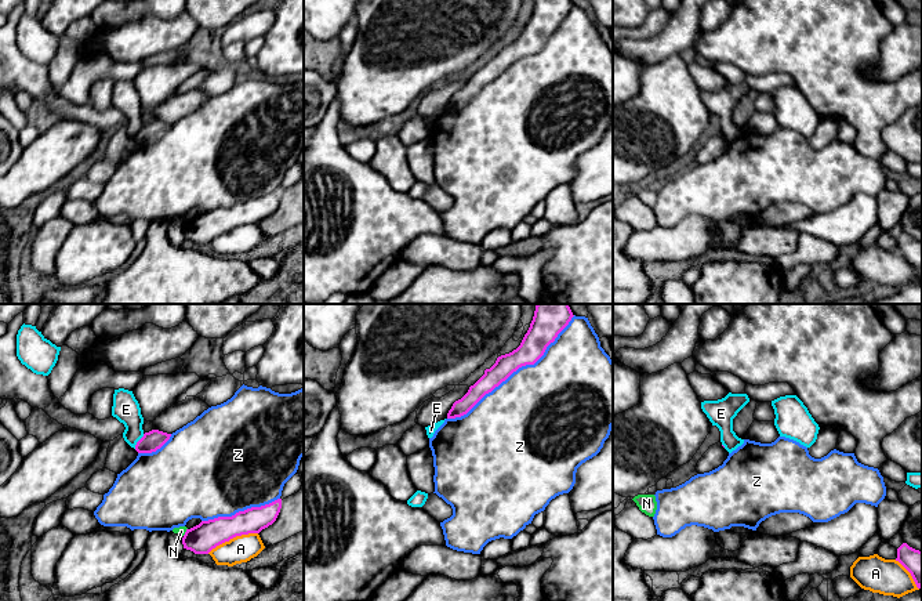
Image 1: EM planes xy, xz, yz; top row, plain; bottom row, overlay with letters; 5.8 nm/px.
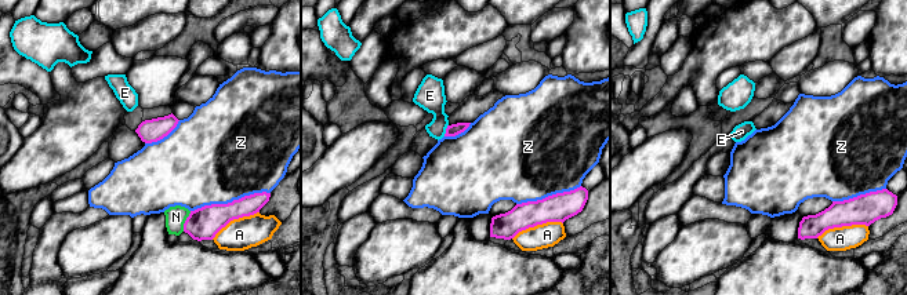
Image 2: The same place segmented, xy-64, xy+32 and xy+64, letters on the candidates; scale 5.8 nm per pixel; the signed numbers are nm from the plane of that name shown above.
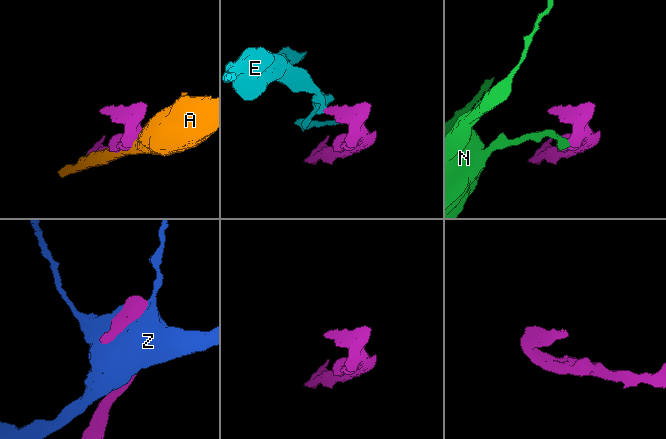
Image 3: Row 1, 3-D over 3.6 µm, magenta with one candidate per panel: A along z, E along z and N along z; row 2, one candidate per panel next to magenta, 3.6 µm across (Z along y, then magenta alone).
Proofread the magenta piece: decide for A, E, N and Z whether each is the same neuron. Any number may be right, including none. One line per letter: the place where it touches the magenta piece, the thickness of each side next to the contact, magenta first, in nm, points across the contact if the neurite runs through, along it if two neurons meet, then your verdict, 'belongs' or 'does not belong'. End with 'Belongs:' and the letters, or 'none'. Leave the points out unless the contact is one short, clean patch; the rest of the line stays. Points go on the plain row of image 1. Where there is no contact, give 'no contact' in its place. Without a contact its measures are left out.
A: contact xy (232, 228); calibres 170 and 160 nm; does not belong
E: contact xy (138, 131); calibres 120 and 160 nm; border xy (144, 125), (134, 138); does not belong
N: contact xy (185, 223); calibres 170 and 50 nm; does not belong
Z: contact xz (514, 61); calibres 150 and 480 nm; does not belong
Belongs: none

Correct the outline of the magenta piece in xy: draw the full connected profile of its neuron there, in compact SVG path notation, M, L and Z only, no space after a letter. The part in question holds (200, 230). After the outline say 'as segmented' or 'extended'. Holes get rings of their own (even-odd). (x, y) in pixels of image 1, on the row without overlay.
M277 189L261 198L239 202L232 207L202 211L199 216L186 220L182 228L184 239L195 245L208 245L217 236L236 227L259 224L276 211L280 199L282 189Z; as segmented

